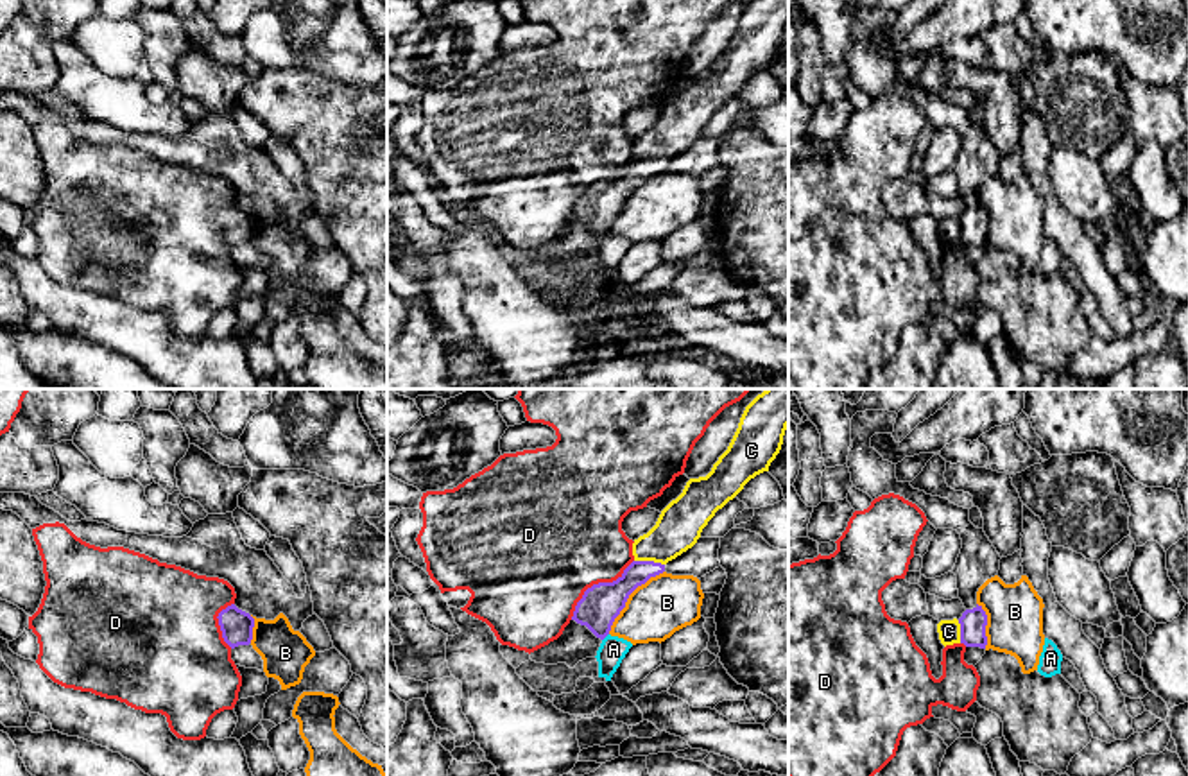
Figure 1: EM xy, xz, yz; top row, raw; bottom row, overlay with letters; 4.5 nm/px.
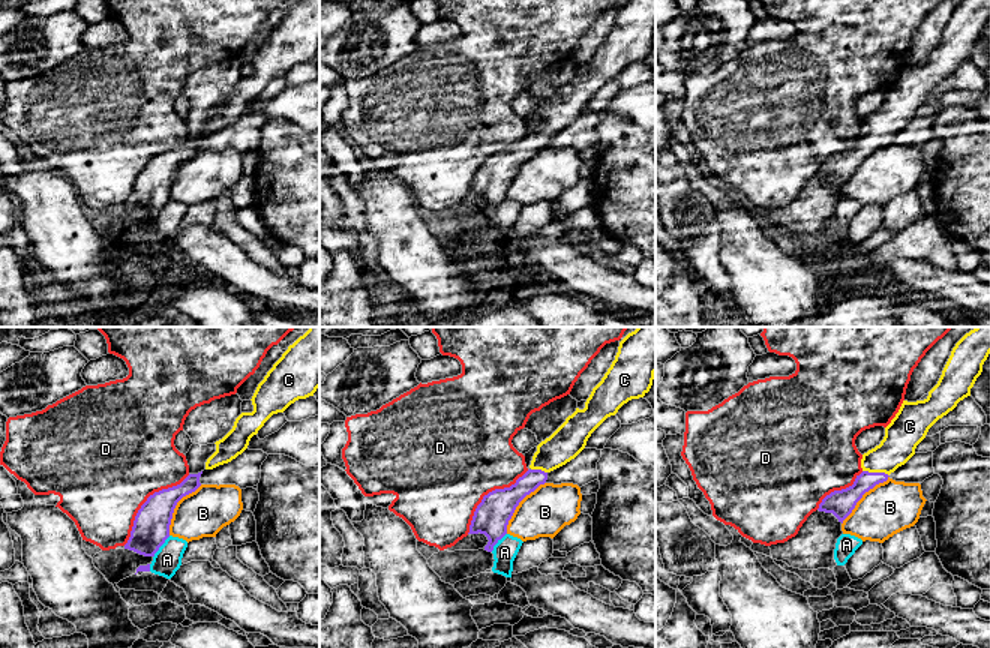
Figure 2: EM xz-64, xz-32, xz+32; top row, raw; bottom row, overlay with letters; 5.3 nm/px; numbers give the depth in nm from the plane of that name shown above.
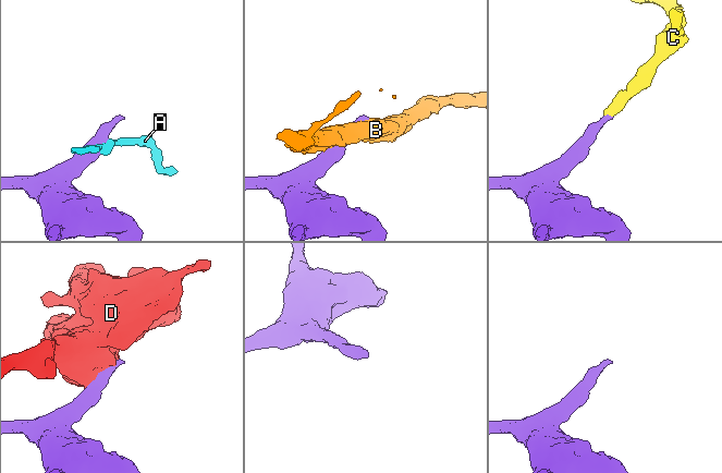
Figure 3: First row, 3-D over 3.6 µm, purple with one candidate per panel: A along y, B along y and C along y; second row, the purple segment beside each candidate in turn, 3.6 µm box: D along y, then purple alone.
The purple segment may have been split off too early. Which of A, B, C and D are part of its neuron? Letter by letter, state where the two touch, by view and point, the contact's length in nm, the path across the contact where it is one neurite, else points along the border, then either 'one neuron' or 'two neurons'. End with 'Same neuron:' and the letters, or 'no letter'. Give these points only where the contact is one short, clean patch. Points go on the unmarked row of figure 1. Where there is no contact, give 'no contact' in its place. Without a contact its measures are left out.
A: xz (606, 233) | 50 nm | along xz (608, 232), (602, 239) | two neurons
B: xz (628, 196) | 380 nm | two neurons
C: xz (649, 160) | 140 nm | across xz (608, 198), (649, 160), (680, 124) | one neuron
D: xz (595, 183) | 400 nm | two neurons
Same neuron: C

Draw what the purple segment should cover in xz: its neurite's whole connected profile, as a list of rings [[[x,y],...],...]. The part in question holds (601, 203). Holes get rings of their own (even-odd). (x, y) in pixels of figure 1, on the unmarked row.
[[[751,0],[727,48],[706,75],[690,77],[656,124],[633,142],[634,160],[613,181],[588,186],[572,219],[604,238],[629,194],[701,136],[702,127],[756,73],[769,70],[788,25],[788,0]]]

